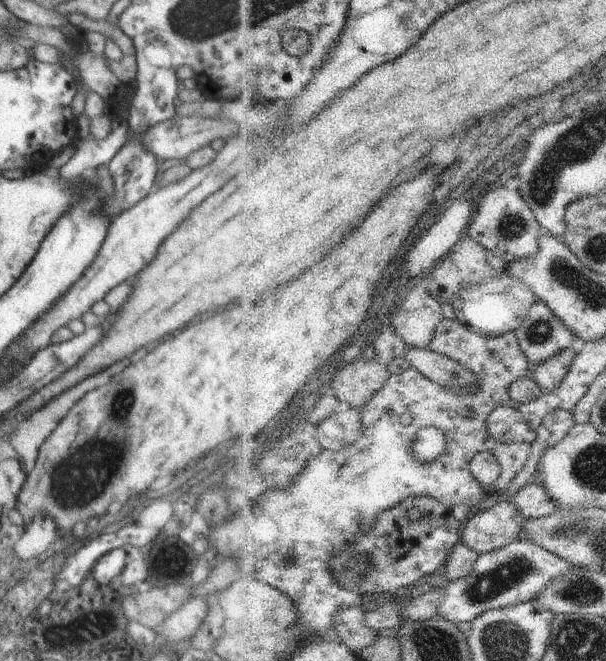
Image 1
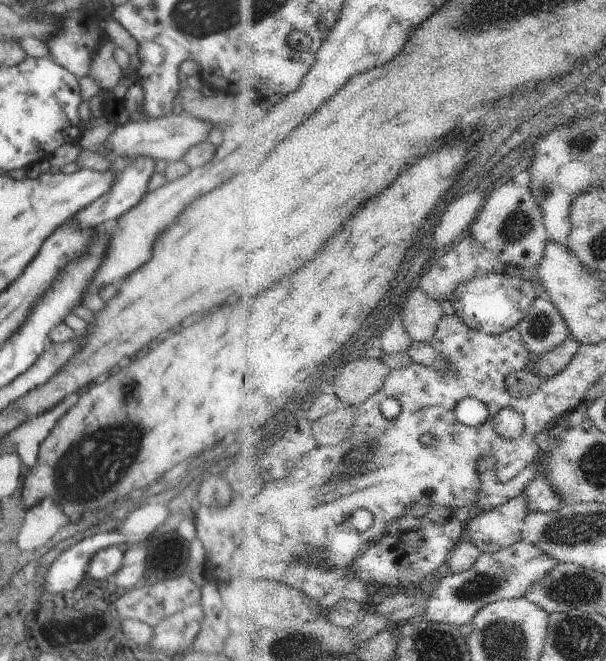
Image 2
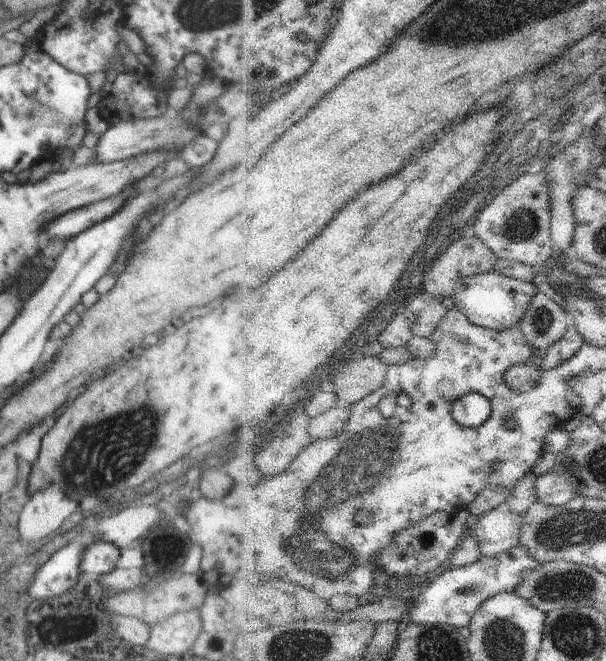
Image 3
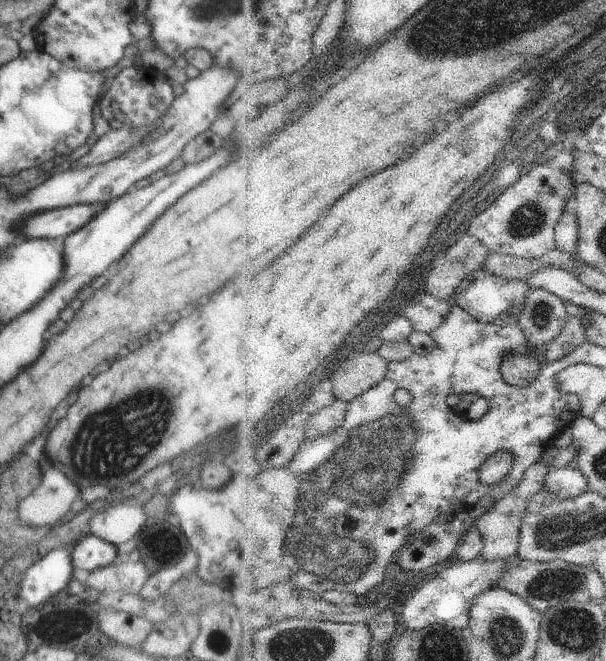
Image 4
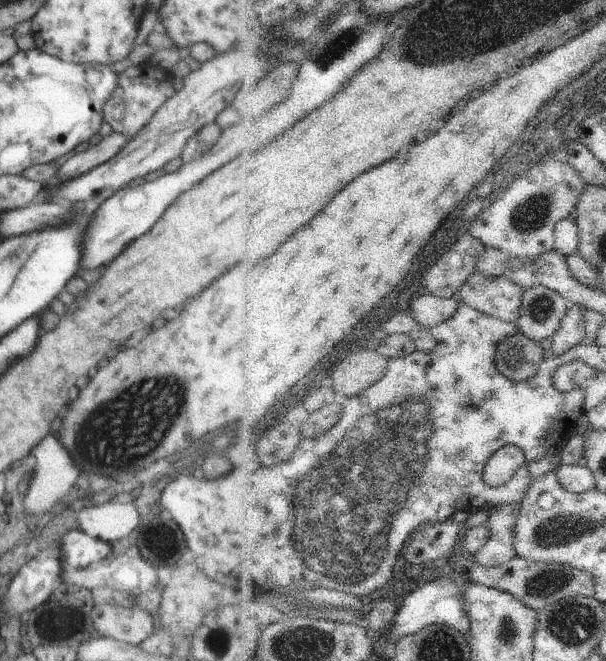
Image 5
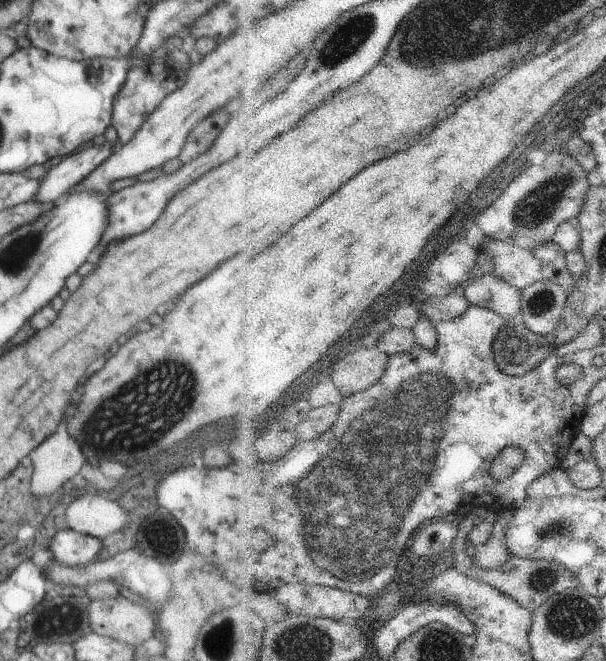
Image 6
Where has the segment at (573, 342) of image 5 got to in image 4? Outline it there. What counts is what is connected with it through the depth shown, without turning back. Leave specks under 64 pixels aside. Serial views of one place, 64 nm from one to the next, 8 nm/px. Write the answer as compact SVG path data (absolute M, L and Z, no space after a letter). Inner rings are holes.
M570 316L566 330L551 344L543 356L545 364L564 360L587 341L587 328L582 319Z

